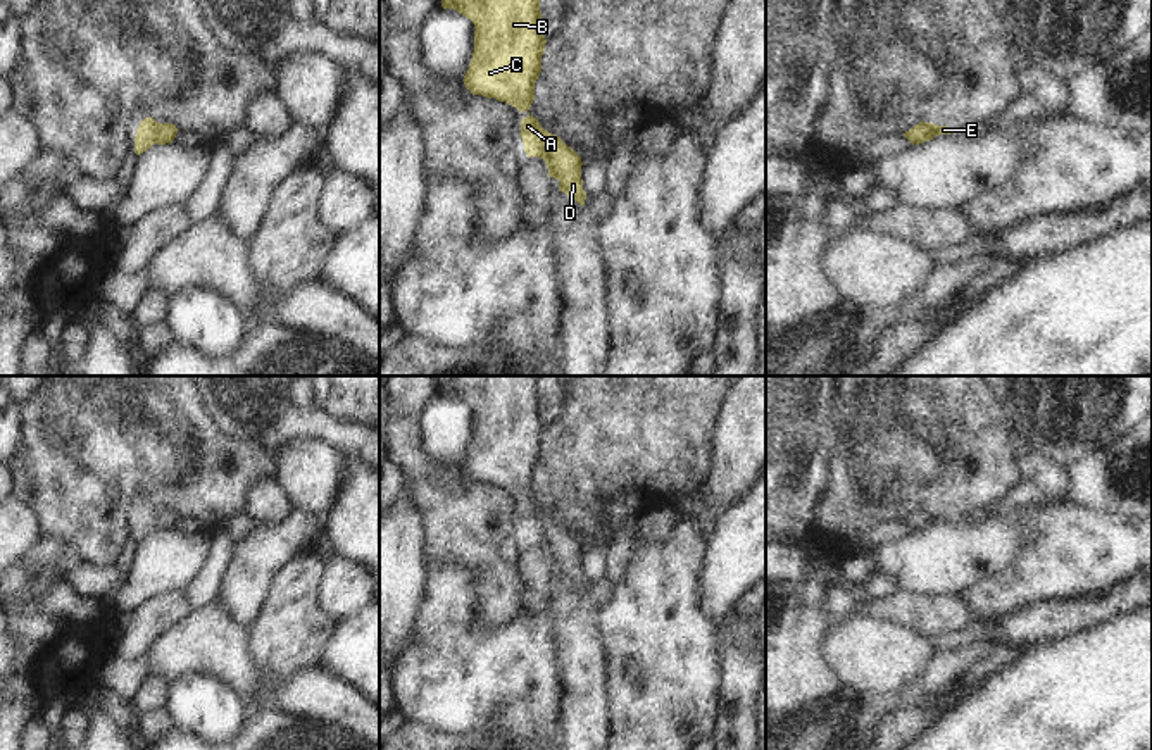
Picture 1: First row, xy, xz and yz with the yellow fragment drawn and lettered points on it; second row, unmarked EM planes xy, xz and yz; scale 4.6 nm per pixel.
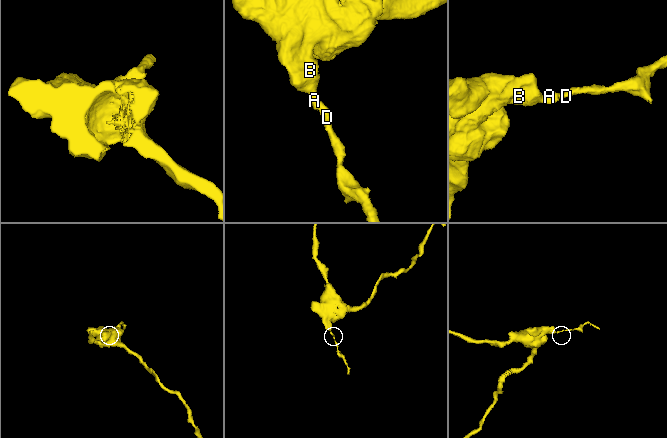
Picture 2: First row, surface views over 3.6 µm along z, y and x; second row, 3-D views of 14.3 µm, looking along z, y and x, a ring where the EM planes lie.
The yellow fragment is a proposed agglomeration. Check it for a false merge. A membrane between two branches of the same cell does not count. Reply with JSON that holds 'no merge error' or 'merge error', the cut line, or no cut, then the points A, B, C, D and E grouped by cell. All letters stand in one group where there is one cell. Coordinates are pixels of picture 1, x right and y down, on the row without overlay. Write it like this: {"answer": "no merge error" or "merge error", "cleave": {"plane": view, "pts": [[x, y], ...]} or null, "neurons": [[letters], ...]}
{"answer": "no merge error", "cleave": null, "neurons": [["A", "B", "C", "D", "E"]]}

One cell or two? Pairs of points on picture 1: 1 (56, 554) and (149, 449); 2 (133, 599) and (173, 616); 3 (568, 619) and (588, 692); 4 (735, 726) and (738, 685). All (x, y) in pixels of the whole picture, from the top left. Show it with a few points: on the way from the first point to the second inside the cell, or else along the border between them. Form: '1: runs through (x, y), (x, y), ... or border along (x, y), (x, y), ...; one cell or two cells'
1: runs through (68, 528), (123, 473); one cell
2: border along (180, 590), (150, 597), (131, 612); two cells
3: runs through (580, 637), (587, 674); one cell
4: runs through (738, 716), (738, 695); one cell

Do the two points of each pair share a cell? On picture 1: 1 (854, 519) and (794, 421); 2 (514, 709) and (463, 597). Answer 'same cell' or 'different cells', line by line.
1: different cells
2: different cells

